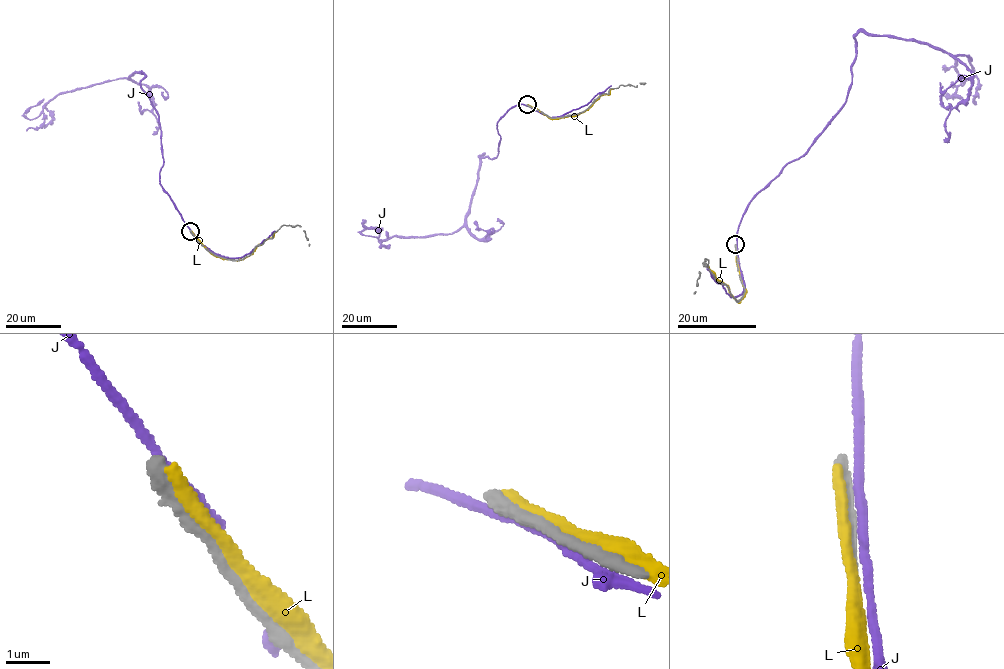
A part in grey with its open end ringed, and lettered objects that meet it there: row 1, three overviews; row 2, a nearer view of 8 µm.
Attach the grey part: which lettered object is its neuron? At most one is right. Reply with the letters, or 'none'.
none

